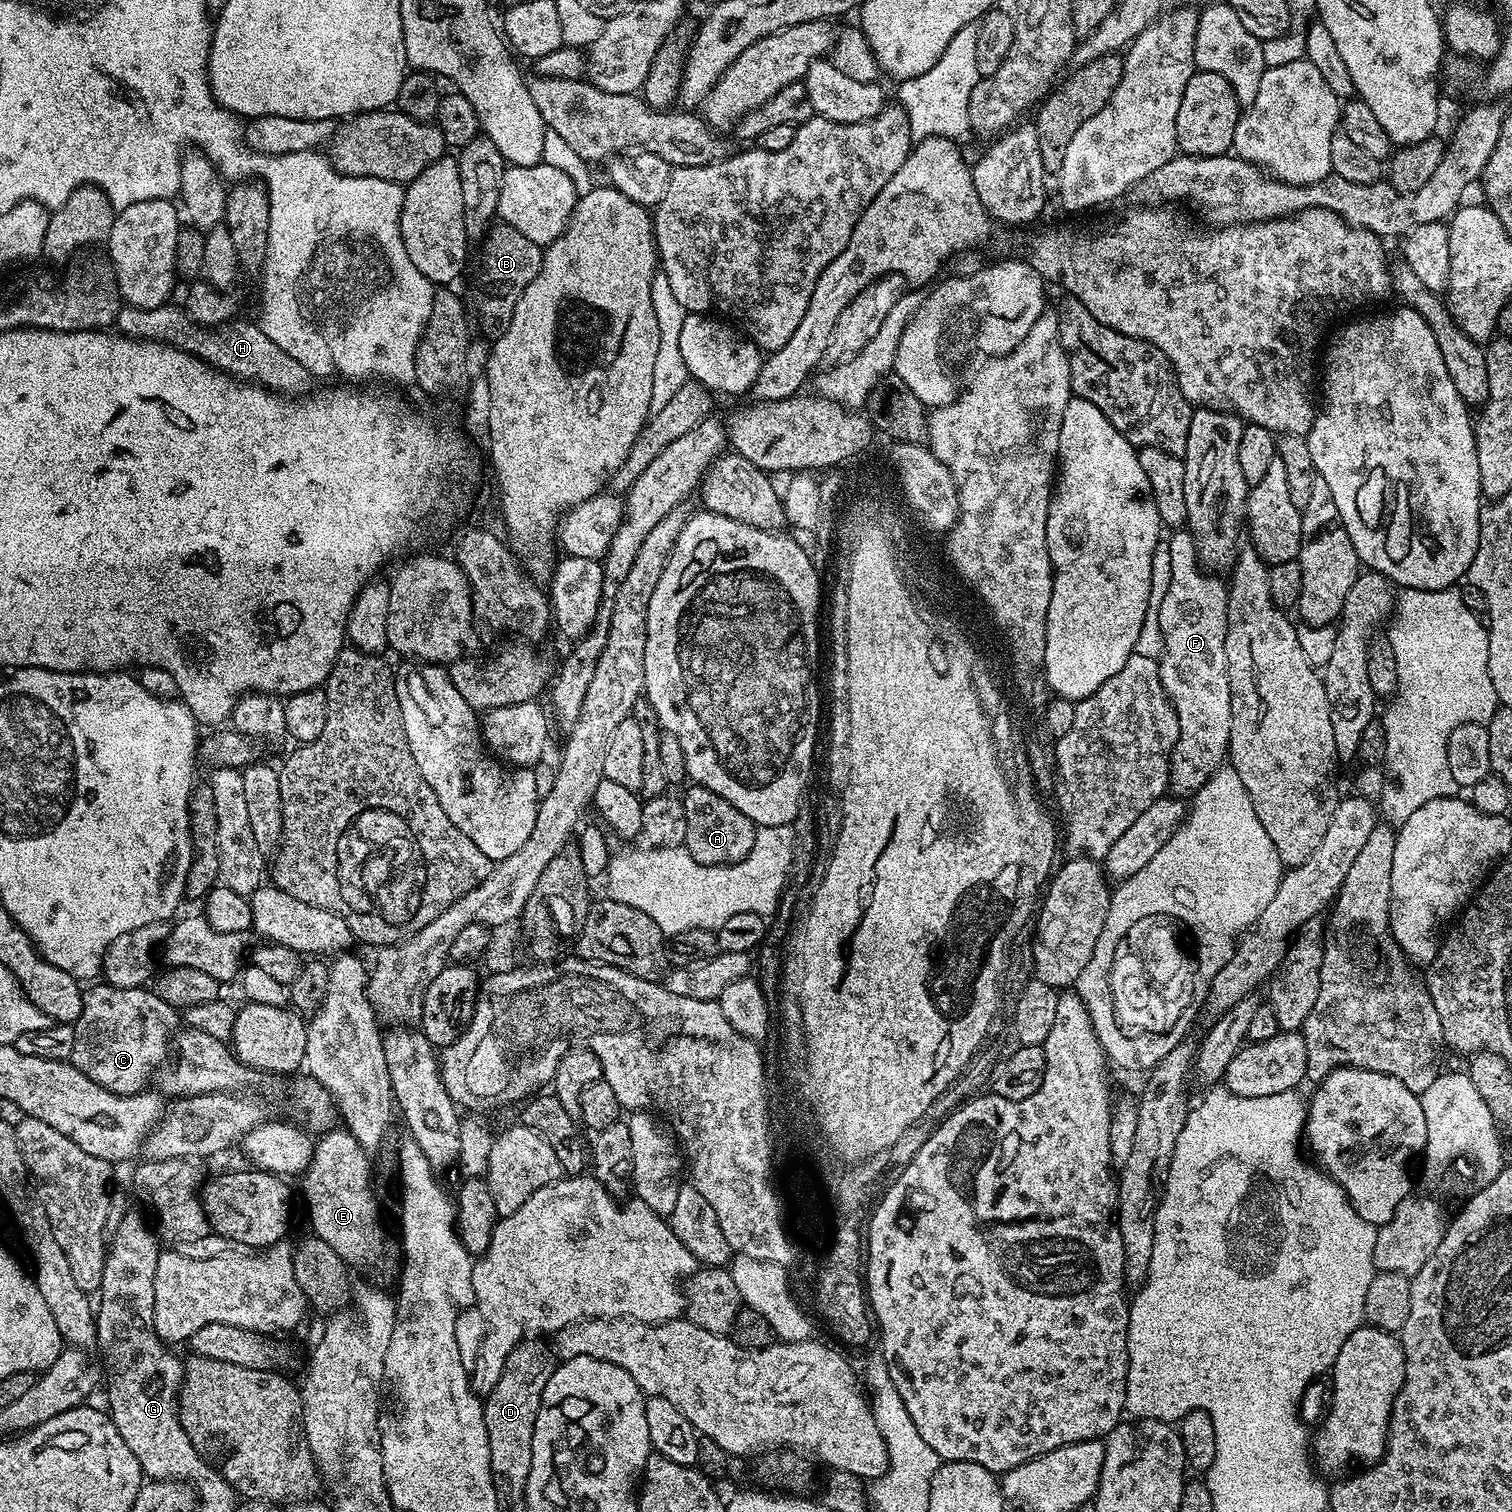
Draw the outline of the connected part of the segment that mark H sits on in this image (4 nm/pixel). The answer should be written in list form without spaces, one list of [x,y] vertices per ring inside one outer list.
[[[169,302],[157,308],[121,307],[116,315],[115,327],[123,335],[134,340],[155,340],[157,344],[170,344],[183,348],[190,356],[196,356],[213,368],[227,372],[233,378],[244,382],[255,382],[277,394],[299,398],[311,393],[314,377],[286,350],[274,346],[260,328],[259,323],[247,324],[241,318],[233,319],[219,326],[205,326],[196,323],[183,307],[175,308]]]

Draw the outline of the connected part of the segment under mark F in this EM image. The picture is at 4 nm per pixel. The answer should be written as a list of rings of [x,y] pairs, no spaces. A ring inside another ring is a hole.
[[[1176,530],[1166,540],[1170,550],[1170,586],[1158,605],[1158,626],[1164,639],[1164,655],[1160,657],[1162,690],[1178,714],[1178,742],[1172,751],[1172,765],[1168,771],[1168,786],[1176,798],[1191,797],[1225,763],[1230,738],[1232,695],[1226,670],[1226,630],[1228,629],[1228,585],[1219,575],[1207,571],[1198,558],[1194,538],[1187,530]]]

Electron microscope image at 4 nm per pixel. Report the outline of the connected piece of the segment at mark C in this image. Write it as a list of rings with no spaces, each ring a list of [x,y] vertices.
[[[96,982],[89,988],[92,989],[84,992],[82,1014],[76,1019],[74,1025],[74,1050],[70,1057],[71,1064],[90,1082],[96,1082],[98,1086],[119,1096],[133,1096],[135,1092],[145,1091],[154,1073],[169,1059],[170,1045],[178,1032],[177,1009],[162,1002],[162,998],[147,987],[115,988],[103,982]]]

